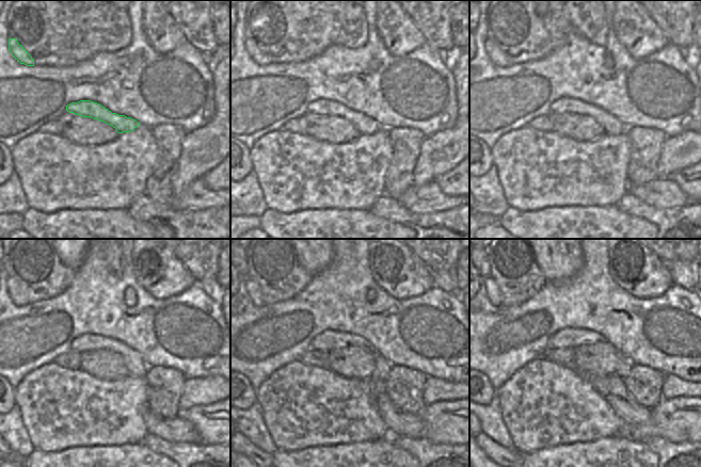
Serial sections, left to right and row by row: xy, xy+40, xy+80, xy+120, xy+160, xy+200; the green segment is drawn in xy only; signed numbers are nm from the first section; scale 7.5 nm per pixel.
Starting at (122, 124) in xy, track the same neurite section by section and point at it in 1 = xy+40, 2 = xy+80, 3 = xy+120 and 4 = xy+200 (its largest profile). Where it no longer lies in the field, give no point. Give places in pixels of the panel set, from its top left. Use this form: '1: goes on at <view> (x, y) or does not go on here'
1: goes on at xy+40 (365, 125)
2: goes on at xy+80 (611, 126)
3: goes on at xy+120 (137, 368)
4: goes on at xy+200 (569, 338)

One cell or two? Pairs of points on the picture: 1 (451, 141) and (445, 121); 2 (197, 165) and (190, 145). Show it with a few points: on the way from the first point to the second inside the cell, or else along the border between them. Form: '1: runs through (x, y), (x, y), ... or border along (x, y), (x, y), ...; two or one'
1: border along (458, 111), (452, 127), (427, 137); two
2: runs through (192, 161), (187, 156), (189, 150); one

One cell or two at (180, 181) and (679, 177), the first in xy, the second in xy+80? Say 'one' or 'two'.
two

